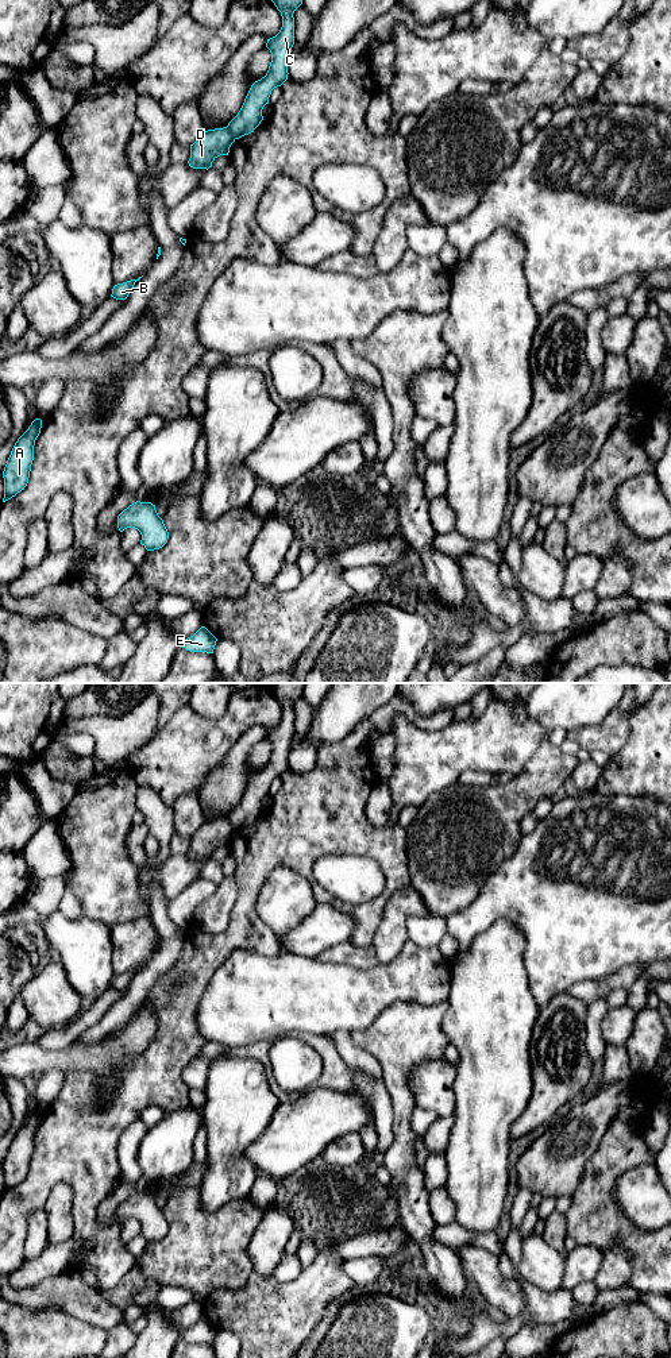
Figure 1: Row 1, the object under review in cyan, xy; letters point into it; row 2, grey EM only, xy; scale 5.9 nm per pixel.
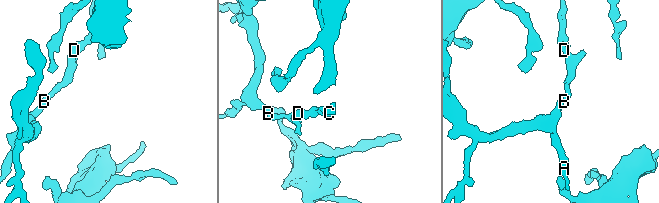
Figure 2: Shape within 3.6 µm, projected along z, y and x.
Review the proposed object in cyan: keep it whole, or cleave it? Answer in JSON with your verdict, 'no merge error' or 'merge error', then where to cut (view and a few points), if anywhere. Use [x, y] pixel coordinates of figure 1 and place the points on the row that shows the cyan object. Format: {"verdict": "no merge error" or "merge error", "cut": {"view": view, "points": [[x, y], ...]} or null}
{"verdict": "merge error", "cut": {"view": "xy", "points": [[227, 126], [235, 138]]}}

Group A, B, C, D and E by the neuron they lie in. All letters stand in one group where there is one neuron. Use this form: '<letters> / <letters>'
A B D / C E

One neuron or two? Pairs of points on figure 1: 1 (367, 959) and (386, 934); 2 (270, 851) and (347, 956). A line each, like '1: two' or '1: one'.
1: two
2: two

